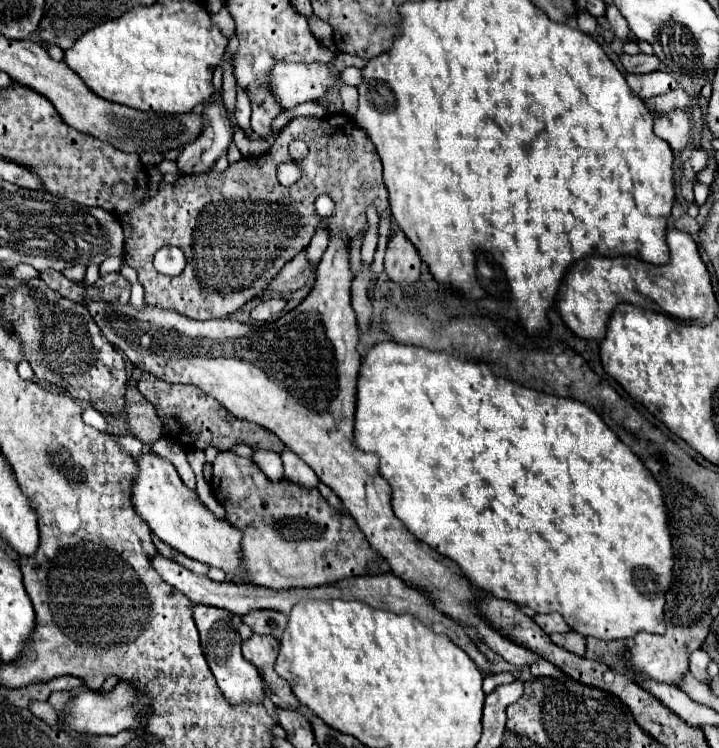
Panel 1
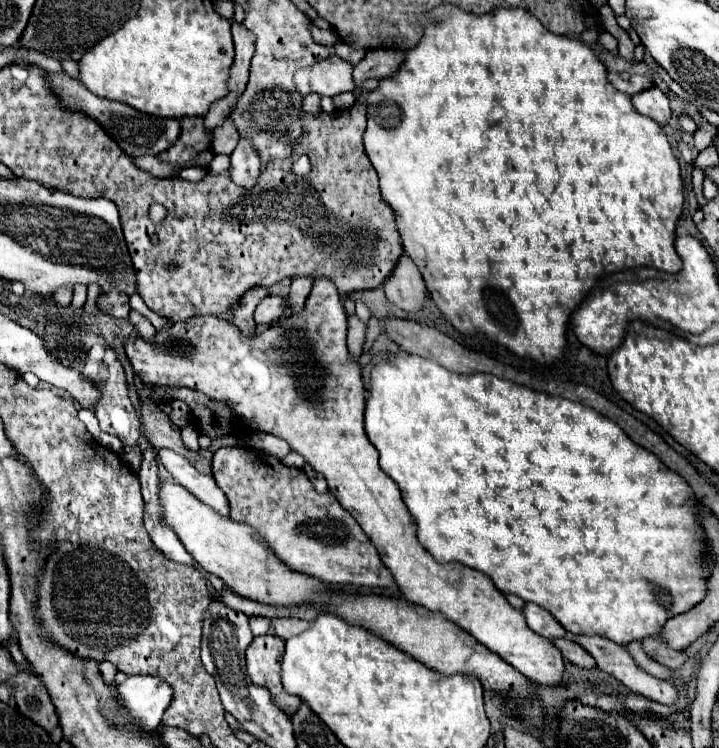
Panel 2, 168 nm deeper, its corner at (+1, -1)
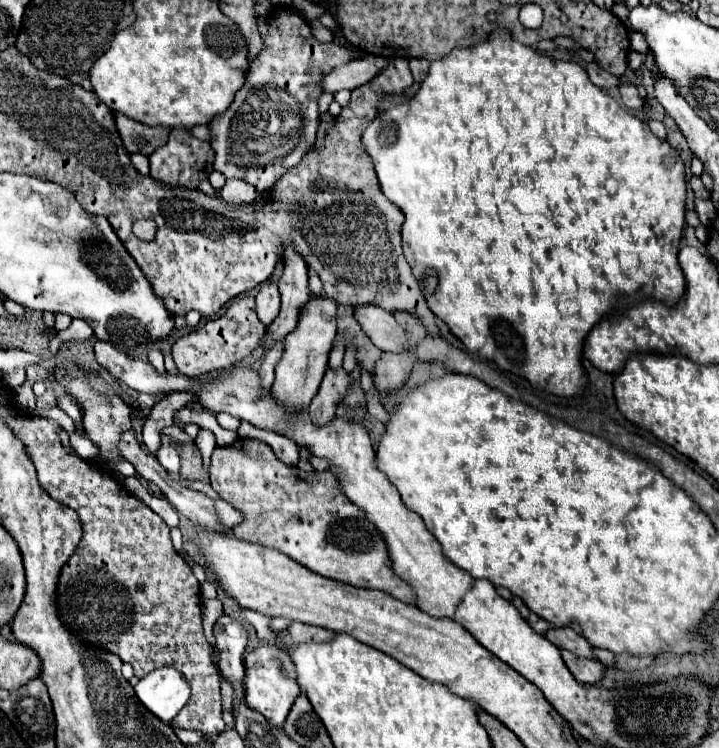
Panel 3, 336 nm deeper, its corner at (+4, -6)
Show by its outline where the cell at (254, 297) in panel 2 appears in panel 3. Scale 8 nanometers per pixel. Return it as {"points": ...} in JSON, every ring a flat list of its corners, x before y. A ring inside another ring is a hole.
{"points":[[244,295,234,299,224,311,224,315,220,315,218,319,210,319,202,323,198,329,180,337,172,347,172,357,182,375,196,379,218,369,228,369,234,363,250,357,256,345,264,341,264,335,266,327,258,321,258,317,250,317,250,297]]}

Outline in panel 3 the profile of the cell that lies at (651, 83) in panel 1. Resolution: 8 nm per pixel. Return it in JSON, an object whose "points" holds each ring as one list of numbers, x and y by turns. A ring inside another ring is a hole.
{"points":[[588,63,586,71,588,71,590,81,592,81,596,87,602,87,602,89,618,87,618,79,616,79,612,73,608,73,608,71,604,71,602,67,598,67,596,63]]}

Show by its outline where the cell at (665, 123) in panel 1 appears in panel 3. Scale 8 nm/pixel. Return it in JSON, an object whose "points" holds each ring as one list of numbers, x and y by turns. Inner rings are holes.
{"points":[[628,83,620,85,620,95,622,95,622,103,630,111,642,111,642,107,646,105,646,101,638,95,638,89,634,85,628,85]]}

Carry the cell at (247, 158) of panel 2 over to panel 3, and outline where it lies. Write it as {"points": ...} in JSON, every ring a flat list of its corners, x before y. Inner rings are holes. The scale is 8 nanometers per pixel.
{"points":[[226,179,220,197,228,199,228,203,252,203,258,197,258,191,244,179]]}

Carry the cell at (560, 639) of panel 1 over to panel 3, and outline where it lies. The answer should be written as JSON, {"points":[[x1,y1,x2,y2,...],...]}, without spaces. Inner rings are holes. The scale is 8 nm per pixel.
{"points":[[566,649,560,651,562,653,562,659,566,663,566,667,570,669,570,673,574,675,576,681,580,683,596,683,602,679,602,673,604,673,604,665,596,659,586,659,586,657,578,657]]}

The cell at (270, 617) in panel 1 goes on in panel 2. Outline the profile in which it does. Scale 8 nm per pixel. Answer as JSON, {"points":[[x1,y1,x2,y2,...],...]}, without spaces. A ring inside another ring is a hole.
{"points":[[275,618,269,628,269,634,275,634,275,636,287,640,287,638,297,636,299,632,307,630,309,626,311,626,311,622,299,620,299,618]]}

